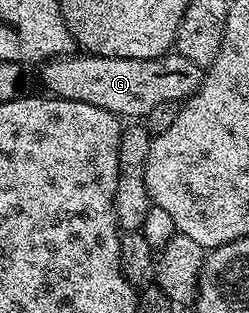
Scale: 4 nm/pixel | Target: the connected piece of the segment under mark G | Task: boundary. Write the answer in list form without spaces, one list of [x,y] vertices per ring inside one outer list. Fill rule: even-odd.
[[[175,51],[144,60],[85,52],[83,55],[54,57],[43,62],[39,69],[40,81],[51,96],[90,103],[122,119],[142,119],[140,117],[146,114],[153,114],[159,103],[188,100],[200,90],[205,74],[203,66]]]

